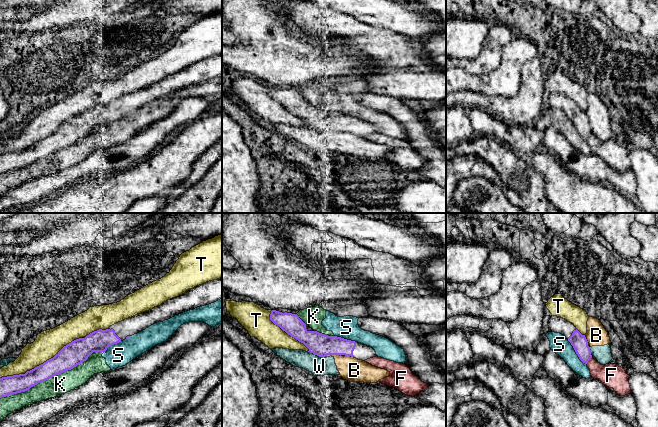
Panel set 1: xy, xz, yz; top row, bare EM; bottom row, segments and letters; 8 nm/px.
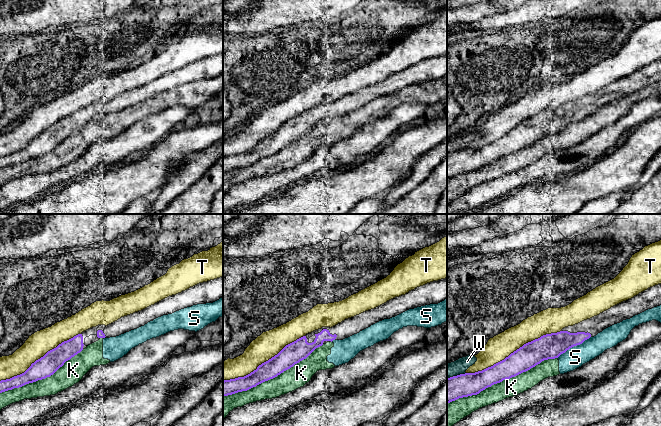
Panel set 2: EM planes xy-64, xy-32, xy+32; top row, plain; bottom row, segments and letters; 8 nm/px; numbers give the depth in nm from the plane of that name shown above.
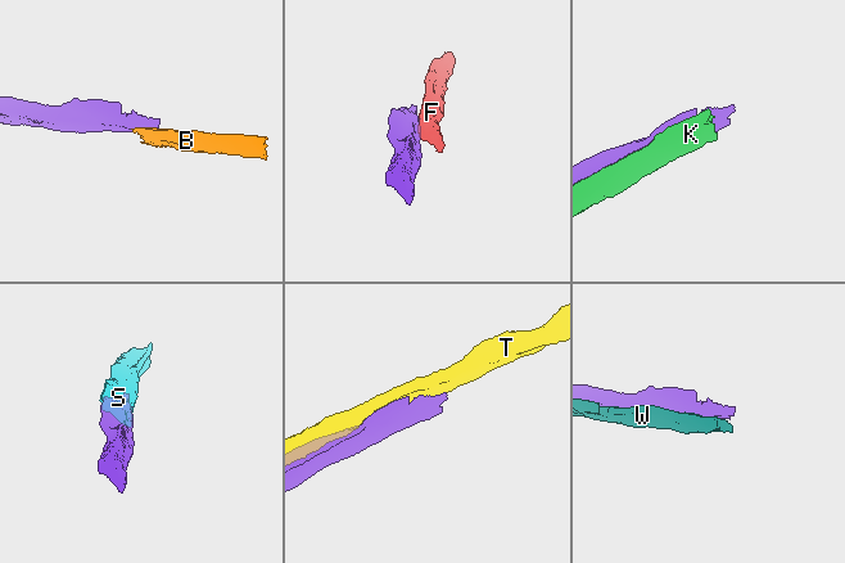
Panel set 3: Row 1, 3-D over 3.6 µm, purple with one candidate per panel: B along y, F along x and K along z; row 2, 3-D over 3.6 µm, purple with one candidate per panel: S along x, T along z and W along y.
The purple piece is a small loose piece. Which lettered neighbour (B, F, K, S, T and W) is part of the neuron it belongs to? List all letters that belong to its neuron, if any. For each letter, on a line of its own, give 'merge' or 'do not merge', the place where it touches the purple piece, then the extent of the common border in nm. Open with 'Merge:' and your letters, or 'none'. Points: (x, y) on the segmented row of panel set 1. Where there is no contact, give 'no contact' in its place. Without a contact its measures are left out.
Merge: none
B: do not merge | xz (336, 354) | 70 nm
F: do not merge | yz (589, 359) | 70 nm
K: do not merge | xy (51, 377) | 900 nm
S: do not merge | yz (575, 351) | 260 nm
T: do not merge | xy (41, 364) | 750 nm
W: do not merge | yz (590, 352) | 80 nm

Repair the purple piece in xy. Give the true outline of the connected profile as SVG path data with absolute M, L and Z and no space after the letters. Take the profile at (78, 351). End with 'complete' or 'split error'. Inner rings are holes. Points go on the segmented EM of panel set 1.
M222 278L206 282L186 291L178 297L172 298L152 310L137 314L131 318L125 319L110 326L106 330L99 329L87 335L85 338L79 338L64 346L53 358L43 364L27 371L25 374L13 375L0 378L0 398L9 395L25 392L38 383L44 382L65 371L71 370L82 362L86 361L93 352L105 352L108 347L117 344L130 336L137 334L149 326L168 320L175 315L185 311L193 310L214 303L222 299Z; split error

